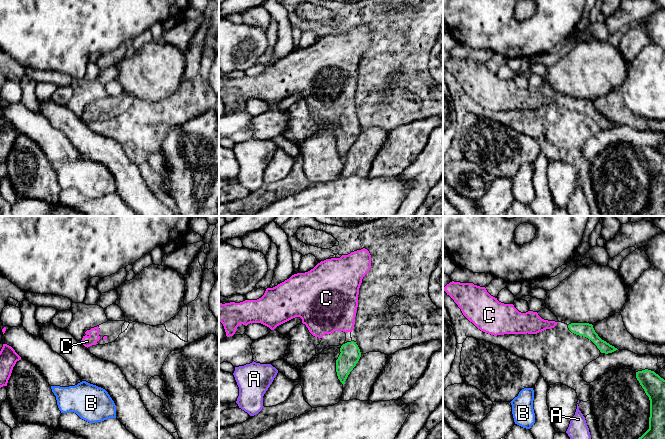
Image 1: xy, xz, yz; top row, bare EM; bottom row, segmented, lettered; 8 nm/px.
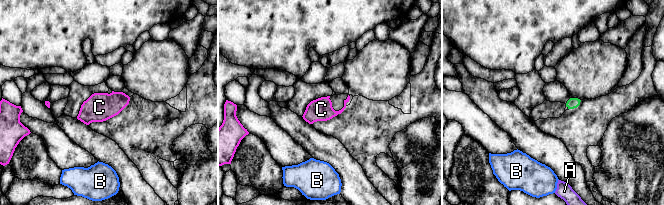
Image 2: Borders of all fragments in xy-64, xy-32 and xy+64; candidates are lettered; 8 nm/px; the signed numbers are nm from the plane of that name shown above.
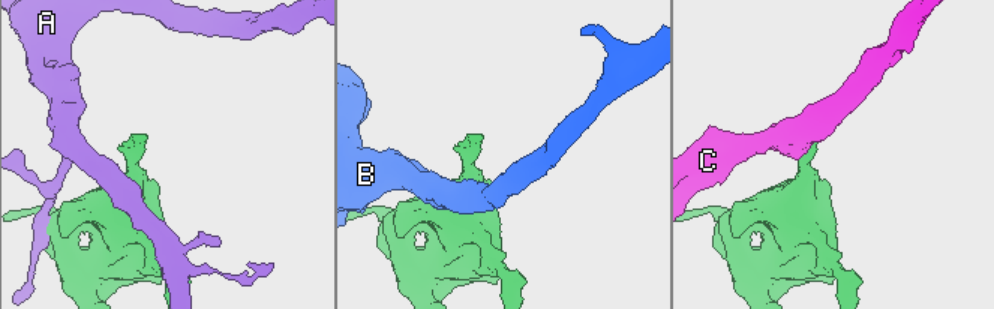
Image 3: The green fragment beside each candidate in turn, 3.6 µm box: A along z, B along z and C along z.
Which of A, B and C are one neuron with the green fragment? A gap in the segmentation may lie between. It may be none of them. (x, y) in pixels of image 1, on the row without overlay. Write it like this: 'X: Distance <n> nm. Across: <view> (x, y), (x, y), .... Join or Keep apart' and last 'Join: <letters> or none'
A: Distance 360 nm. Across: yz (636, 215), (591, 215). Keep apart
B: Distance 550 nm. Across: yz (572, 108), (532, 164). Keep apart
C: Distance 80 nm. Across: xz (351, 117), (351, 107). Join
Join: C

